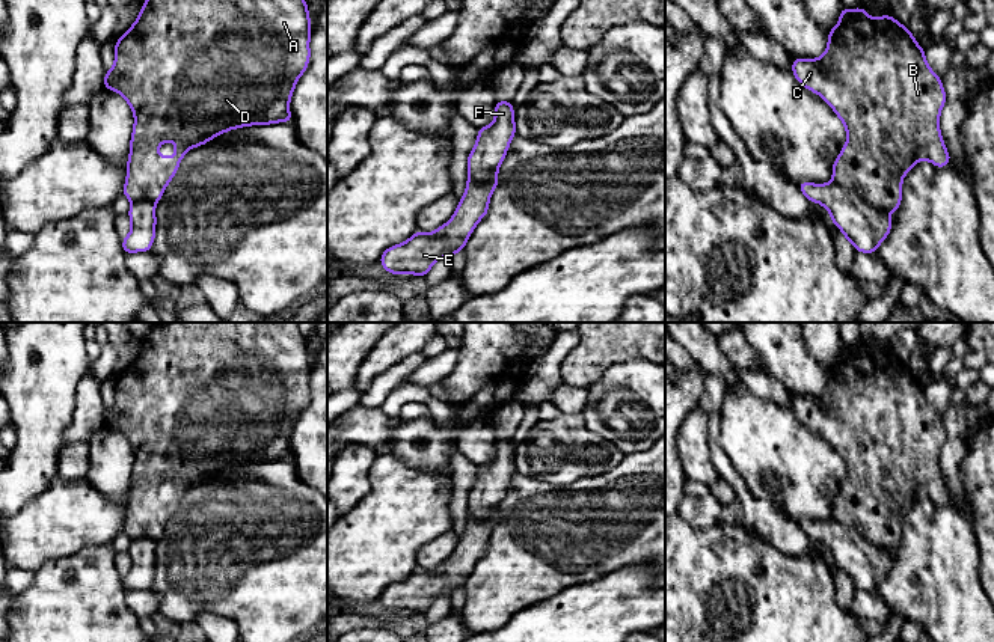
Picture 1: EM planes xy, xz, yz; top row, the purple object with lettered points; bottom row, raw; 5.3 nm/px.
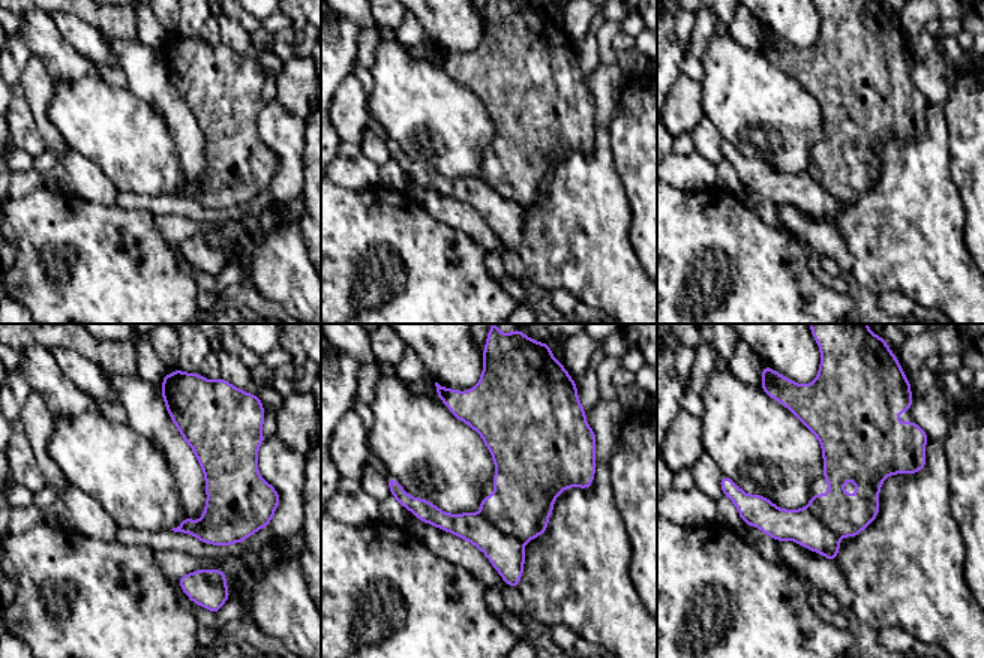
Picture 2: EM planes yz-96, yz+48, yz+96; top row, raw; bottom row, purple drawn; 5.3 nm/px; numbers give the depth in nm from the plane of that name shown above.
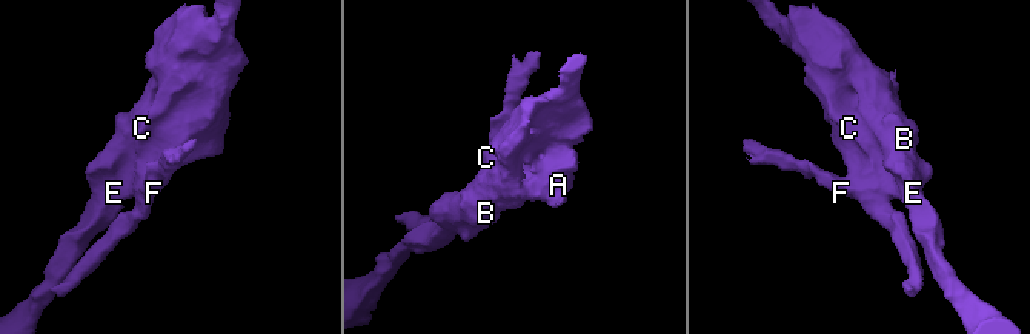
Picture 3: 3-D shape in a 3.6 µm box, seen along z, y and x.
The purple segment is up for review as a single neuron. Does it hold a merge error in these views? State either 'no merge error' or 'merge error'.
merge error

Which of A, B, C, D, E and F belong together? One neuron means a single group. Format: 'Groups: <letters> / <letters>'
Groups: A B C D E / F

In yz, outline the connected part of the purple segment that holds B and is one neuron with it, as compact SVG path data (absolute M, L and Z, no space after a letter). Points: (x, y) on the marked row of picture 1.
M864 8L840 9L840 21L828 32L828 47L819 59L793 59L792 72L808 90L822 96L846 128L846 143L833 163L833 181L846 193L857 194L870 206L893 212L900 206L902 179L920 160L946 167L950 155L940 133L940 112L946 92L929 68L923 48L908 27L888 14L872 18Z

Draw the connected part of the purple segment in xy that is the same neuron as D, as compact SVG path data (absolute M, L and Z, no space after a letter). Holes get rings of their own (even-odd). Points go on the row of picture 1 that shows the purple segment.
M145 0L137 20L115 45L113 68L104 74L106 89L122 95L134 113L122 194L131 203L157 203L189 149L234 128L293 122L290 98L309 63L311 29L305 0ZM166 140L175 143L173 157L157 154Z

